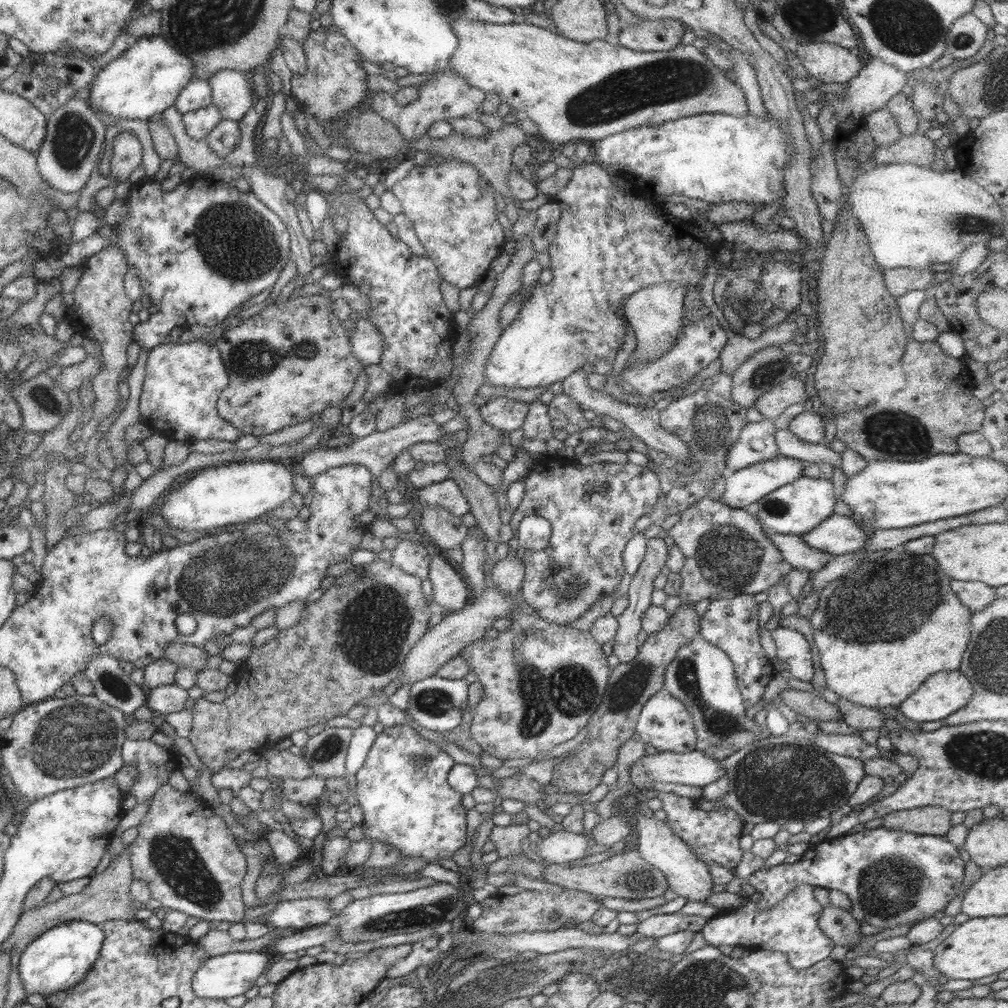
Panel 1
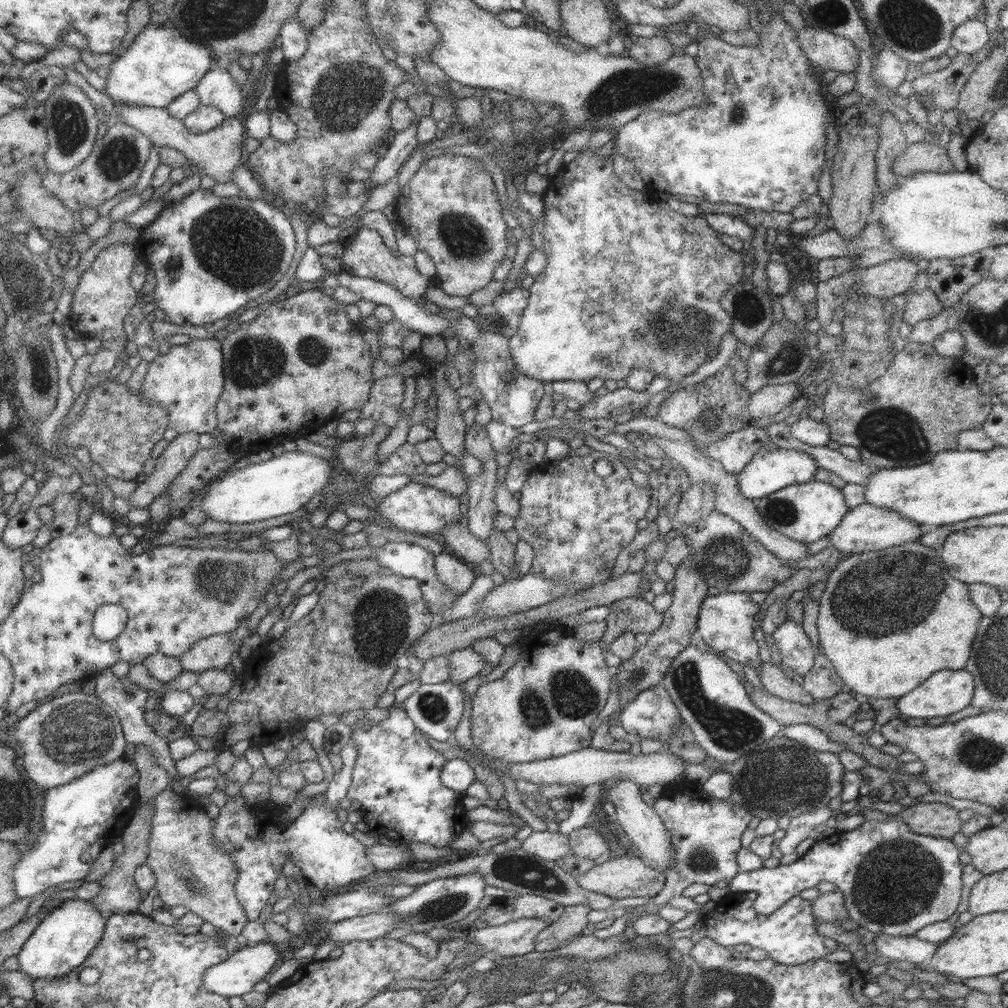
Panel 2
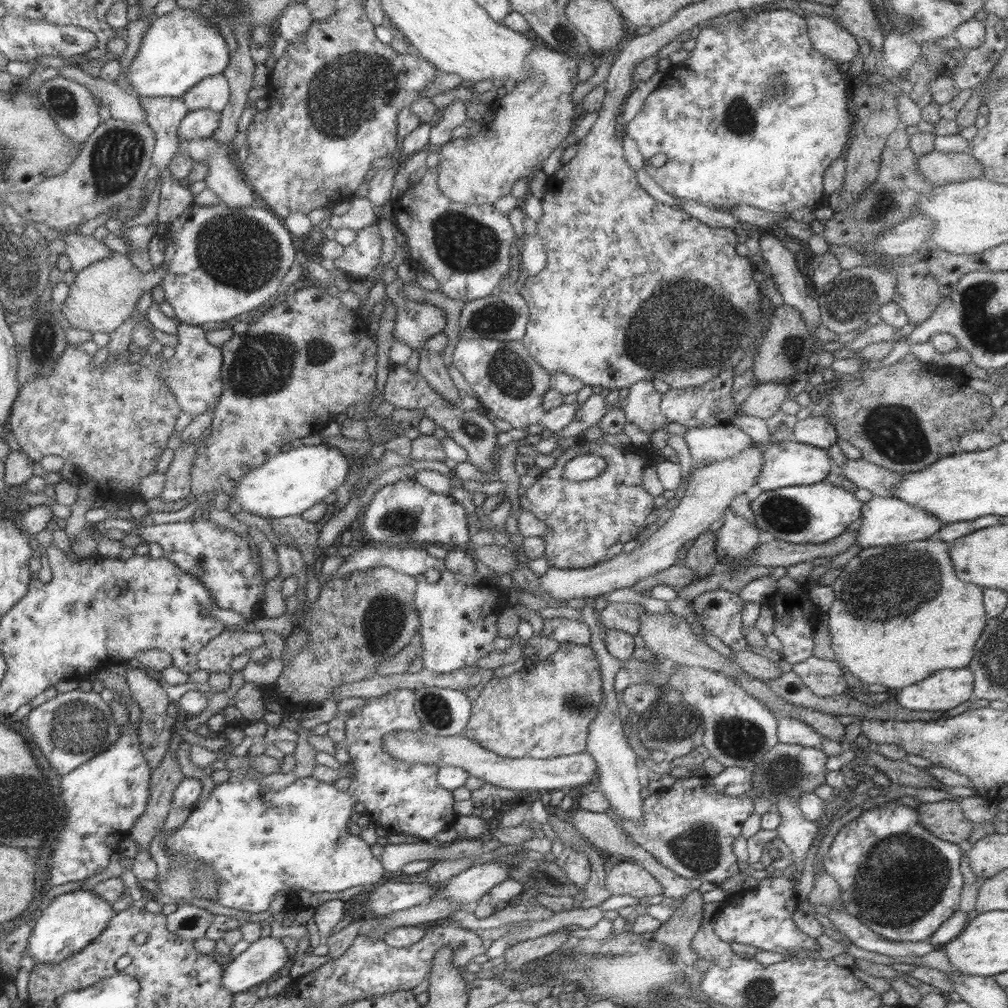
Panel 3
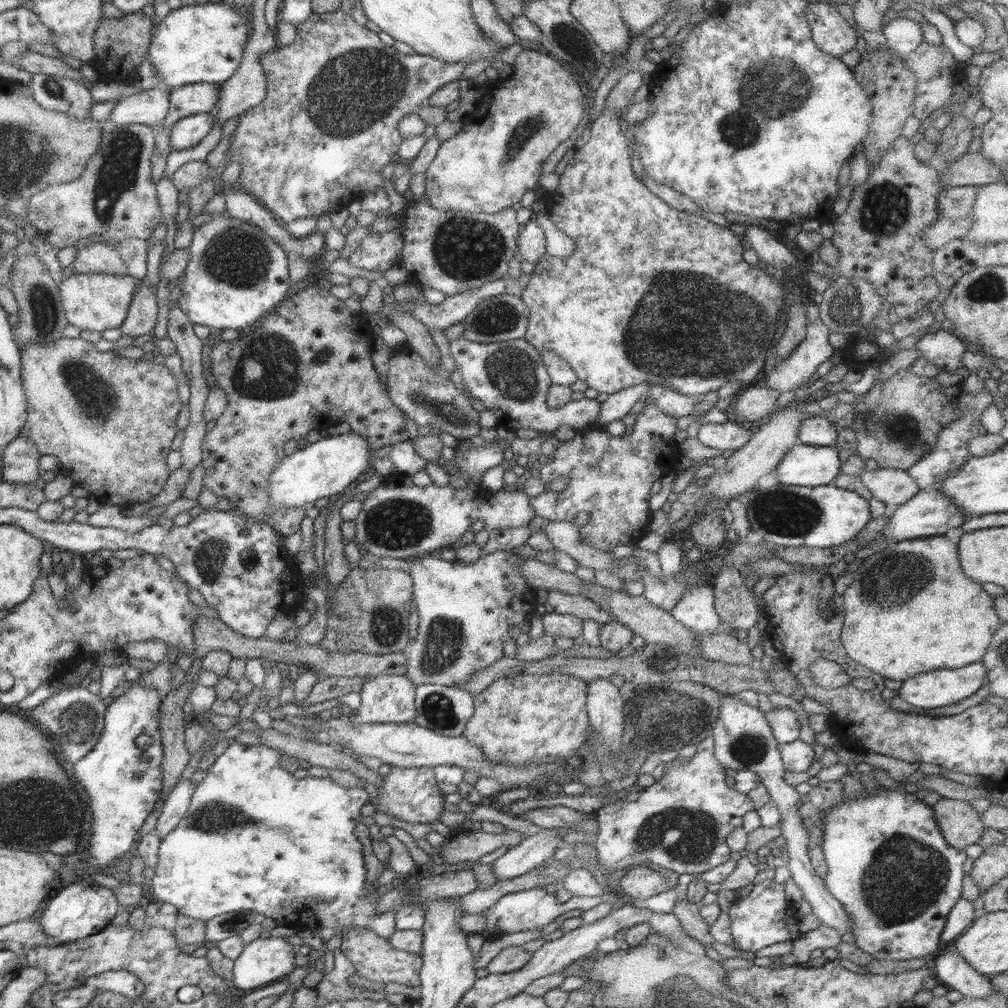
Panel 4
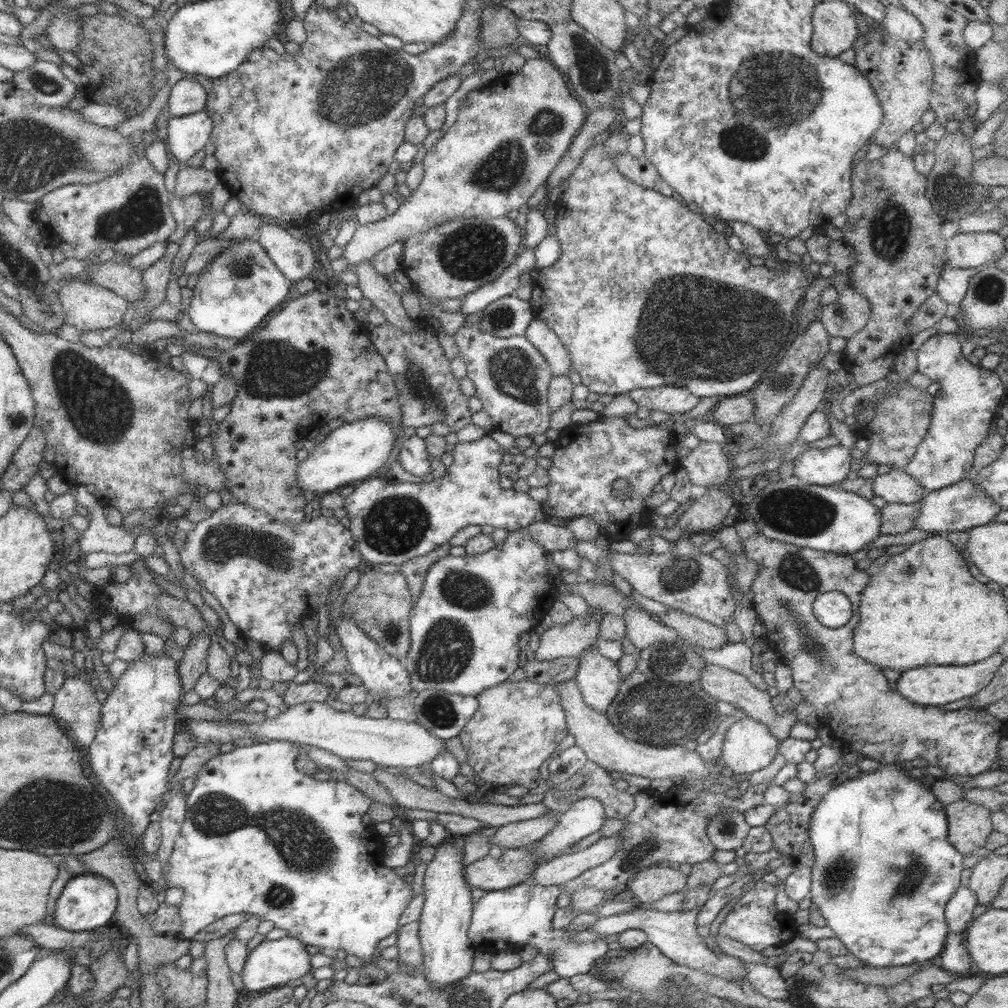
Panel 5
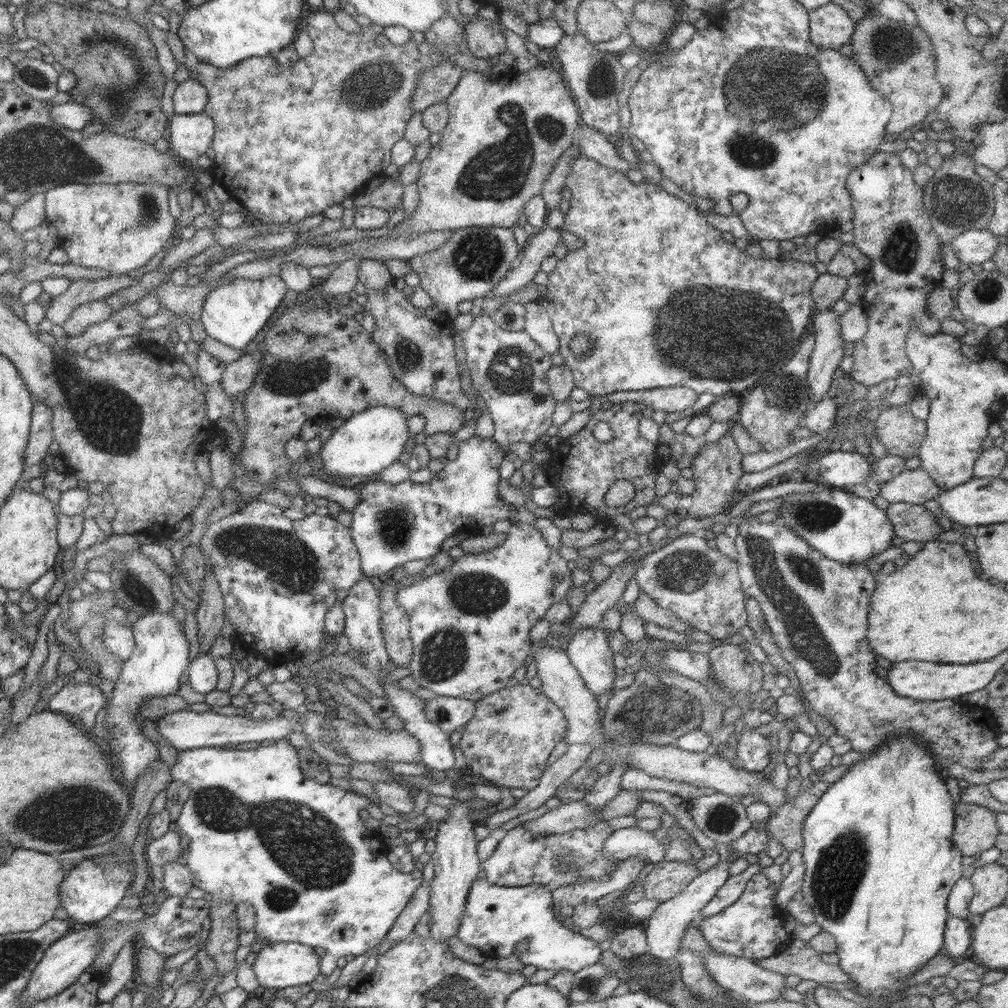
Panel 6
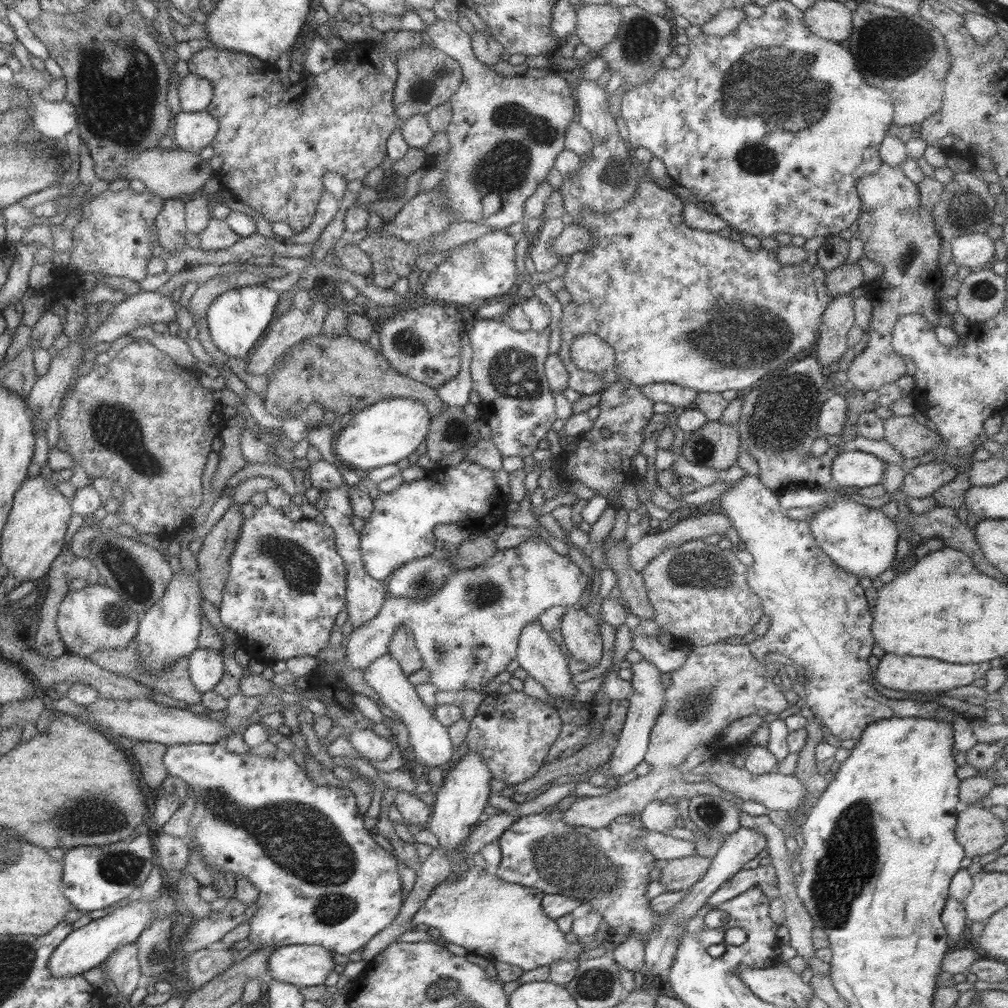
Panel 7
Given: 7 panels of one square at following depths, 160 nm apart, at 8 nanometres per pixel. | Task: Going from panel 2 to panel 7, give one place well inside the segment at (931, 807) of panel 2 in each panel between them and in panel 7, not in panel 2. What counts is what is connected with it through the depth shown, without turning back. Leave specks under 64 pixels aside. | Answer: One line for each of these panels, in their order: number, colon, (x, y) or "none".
3: (944, 819)
4: (960, 824)
5: (969, 823)
6: (975, 830)
7: (978, 831)

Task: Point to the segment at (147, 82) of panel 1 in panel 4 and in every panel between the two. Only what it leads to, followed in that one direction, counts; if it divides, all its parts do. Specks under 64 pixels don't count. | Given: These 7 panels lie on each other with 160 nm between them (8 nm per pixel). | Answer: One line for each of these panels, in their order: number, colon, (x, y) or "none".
2: (160, 64)
3: (178, 49)
4: (204, 43)

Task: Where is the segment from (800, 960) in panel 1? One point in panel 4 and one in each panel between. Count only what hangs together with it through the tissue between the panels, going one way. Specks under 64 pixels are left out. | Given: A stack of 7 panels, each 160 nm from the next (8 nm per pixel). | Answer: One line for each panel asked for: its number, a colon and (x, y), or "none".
2: (788, 936)
3: (761, 915)
4: (764, 917)

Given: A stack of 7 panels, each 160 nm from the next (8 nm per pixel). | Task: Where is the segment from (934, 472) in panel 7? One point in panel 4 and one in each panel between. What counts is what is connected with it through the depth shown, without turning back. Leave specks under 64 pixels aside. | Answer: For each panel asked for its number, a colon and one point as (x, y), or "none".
4: (893, 487)
5: (896, 486)
6: (915, 486)

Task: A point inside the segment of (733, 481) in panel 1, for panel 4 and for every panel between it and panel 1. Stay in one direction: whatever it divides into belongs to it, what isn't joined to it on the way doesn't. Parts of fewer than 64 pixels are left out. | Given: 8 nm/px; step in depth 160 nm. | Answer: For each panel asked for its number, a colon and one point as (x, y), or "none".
2: (771, 468)
3: (786, 463)
4: (803, 465)

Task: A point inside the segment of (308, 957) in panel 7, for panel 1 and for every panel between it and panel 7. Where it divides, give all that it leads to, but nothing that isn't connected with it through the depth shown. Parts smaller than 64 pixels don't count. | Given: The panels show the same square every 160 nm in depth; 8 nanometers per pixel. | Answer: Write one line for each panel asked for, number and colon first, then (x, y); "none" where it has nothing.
1: (231, 974)
2: (241, 970)
3: (262, 958)
4: (263, 961)
5: (273, 963)
6: (283, 964)

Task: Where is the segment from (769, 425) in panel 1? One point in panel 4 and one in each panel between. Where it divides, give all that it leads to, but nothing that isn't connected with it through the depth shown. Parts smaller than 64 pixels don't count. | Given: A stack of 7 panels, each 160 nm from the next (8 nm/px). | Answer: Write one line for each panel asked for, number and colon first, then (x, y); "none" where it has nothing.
2: (733, 451)
3: (719, 442)
4: (729, 436)

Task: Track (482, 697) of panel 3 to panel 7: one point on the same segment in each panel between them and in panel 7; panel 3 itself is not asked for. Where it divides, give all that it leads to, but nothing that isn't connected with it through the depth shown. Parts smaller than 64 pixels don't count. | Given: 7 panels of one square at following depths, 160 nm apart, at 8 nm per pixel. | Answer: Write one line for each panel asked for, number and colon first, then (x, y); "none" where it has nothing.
4: (528, 719)
5: (517, 725)
6: (507, 740)
7: (513, 732)

